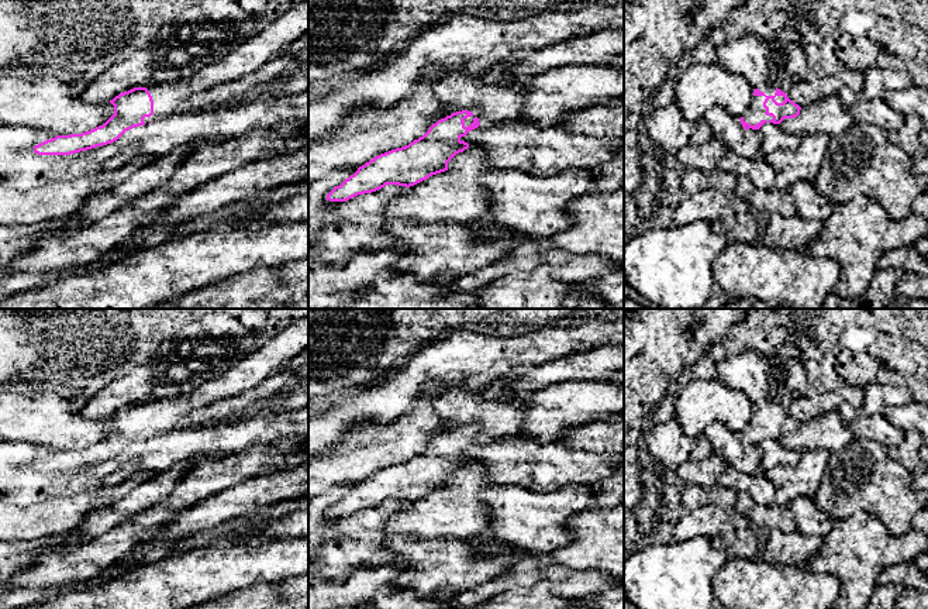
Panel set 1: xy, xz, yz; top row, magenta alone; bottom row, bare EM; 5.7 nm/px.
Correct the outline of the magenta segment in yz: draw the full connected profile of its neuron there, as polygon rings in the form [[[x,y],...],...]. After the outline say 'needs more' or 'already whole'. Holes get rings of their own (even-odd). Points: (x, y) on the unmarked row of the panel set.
[[[762,402],[753,406],[752,419],[739,436],[745,445],[759,445],[765,438],[780,440],[784,434],[794,434],[800,426],[780,405]]] | needs more

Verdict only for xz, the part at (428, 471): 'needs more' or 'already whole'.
needs more

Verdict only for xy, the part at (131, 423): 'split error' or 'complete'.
split error

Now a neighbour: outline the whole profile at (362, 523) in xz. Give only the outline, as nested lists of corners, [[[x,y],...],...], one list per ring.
[[[386,500],[376,508],[337,517],[332,530],[338,539],[308,553],[308,579],[339,584],[362,568],[393,564],[394,553],[384,546],[382,529],[393,513],[408,505]]]

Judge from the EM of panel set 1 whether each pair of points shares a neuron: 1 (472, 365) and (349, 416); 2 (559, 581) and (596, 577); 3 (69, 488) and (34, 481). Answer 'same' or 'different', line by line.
1: same
2: same
3: same

